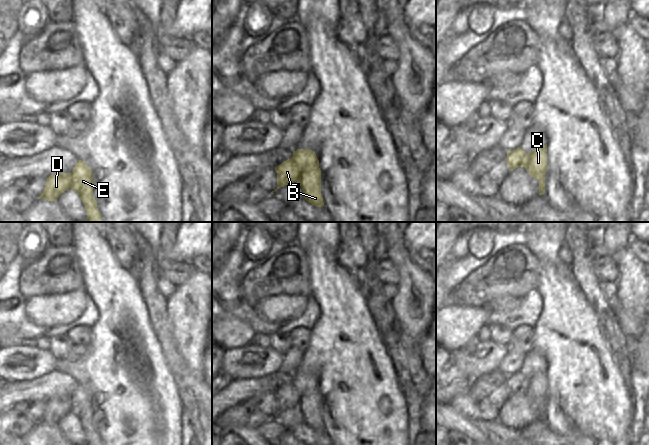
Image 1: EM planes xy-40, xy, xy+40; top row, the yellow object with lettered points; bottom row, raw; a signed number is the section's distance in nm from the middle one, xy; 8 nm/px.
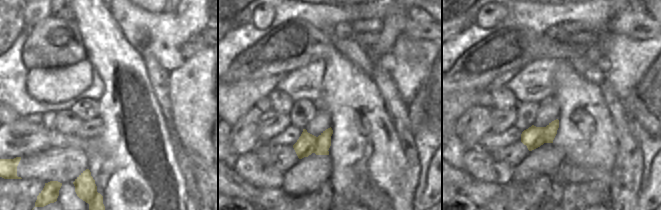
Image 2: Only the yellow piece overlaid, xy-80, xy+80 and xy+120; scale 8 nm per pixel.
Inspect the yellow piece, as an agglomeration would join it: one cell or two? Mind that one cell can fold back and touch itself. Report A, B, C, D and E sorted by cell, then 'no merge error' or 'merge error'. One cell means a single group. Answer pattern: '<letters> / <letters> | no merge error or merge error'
A C E / B D | merge error

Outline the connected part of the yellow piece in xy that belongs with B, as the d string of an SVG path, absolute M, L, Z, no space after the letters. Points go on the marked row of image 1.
M288 159L275 167L277 172L277 189L299 181L299 168L294 159Z

